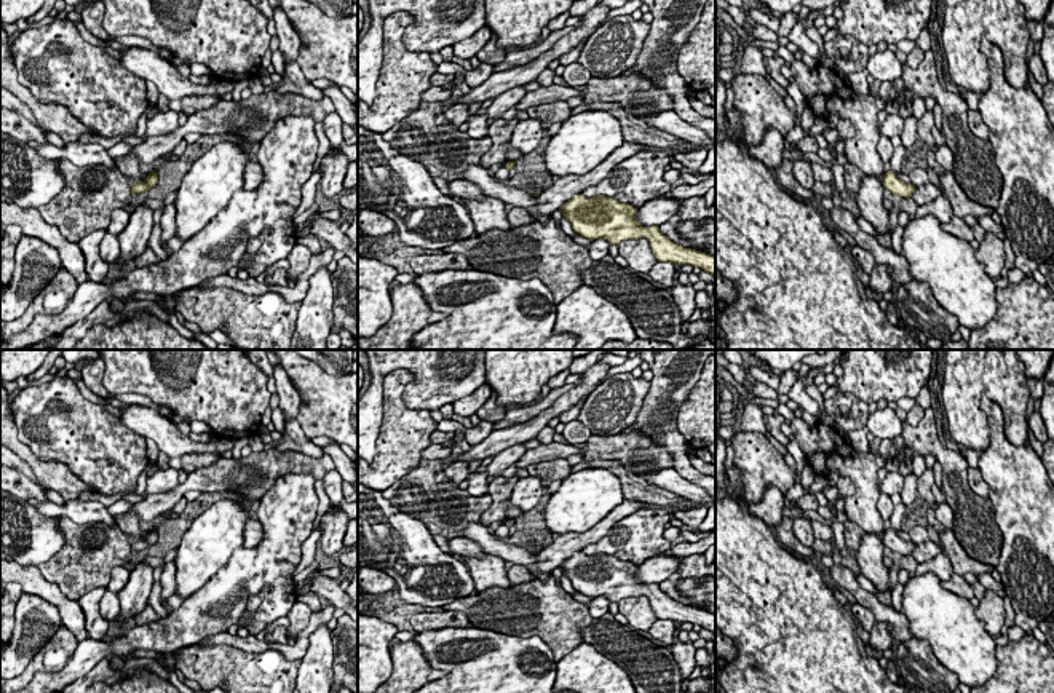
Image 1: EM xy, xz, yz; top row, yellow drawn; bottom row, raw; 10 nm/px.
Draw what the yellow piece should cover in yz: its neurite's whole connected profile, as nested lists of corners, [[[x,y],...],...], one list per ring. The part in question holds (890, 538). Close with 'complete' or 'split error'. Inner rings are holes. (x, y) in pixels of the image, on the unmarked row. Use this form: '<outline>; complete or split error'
[[[893,529],[883,532],[883,546],[890,548],[893,552],[899,552],[904,556],[912,554],[915,549],[913,541],[905,541],[904,538],[897,537]]]; complete

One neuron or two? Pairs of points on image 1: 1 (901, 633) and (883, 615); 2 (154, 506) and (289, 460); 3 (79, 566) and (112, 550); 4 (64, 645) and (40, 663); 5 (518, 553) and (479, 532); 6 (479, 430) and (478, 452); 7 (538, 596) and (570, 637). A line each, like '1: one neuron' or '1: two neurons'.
1: one neuron
2: one neuron
3: one neuron
4: one neuron
5: one neuron
6: two neurons
7: one neuron

